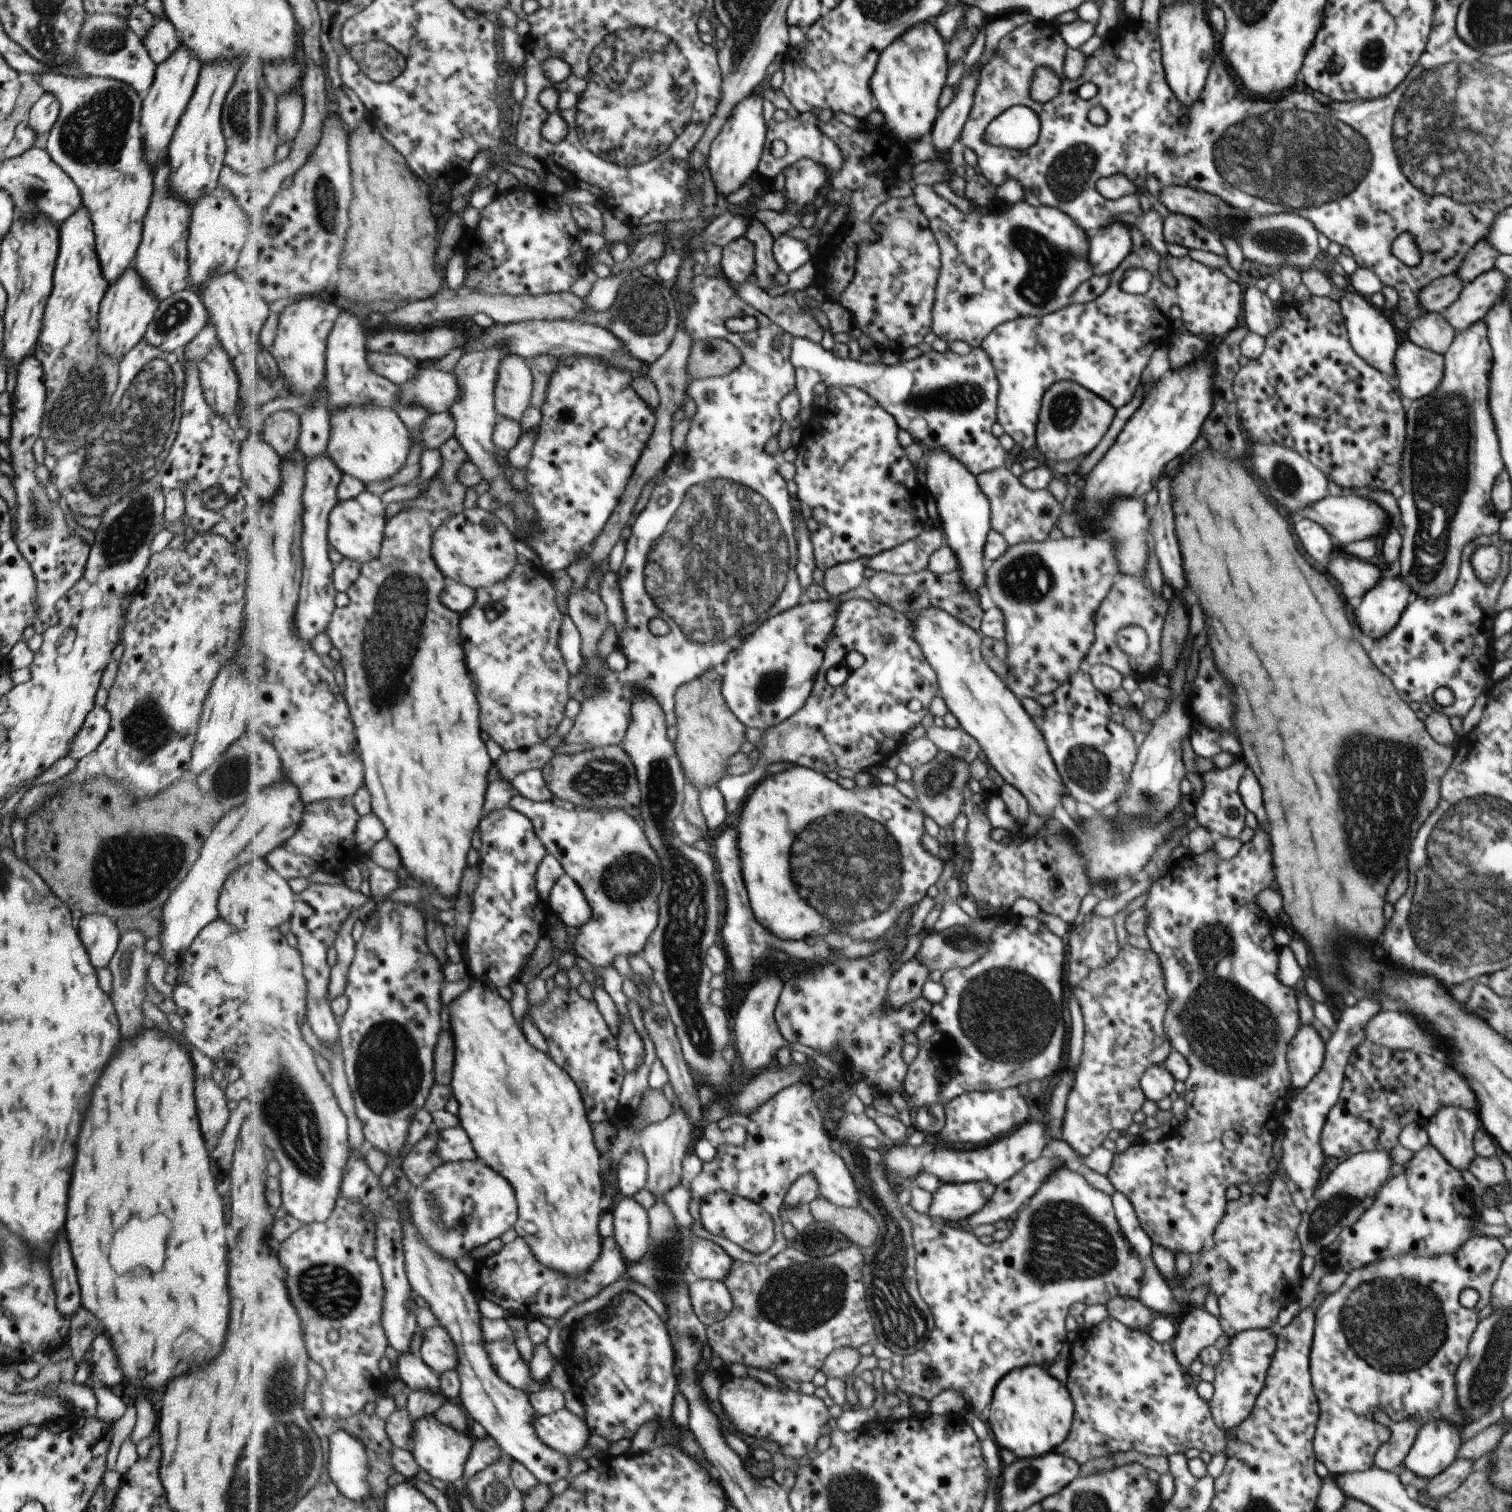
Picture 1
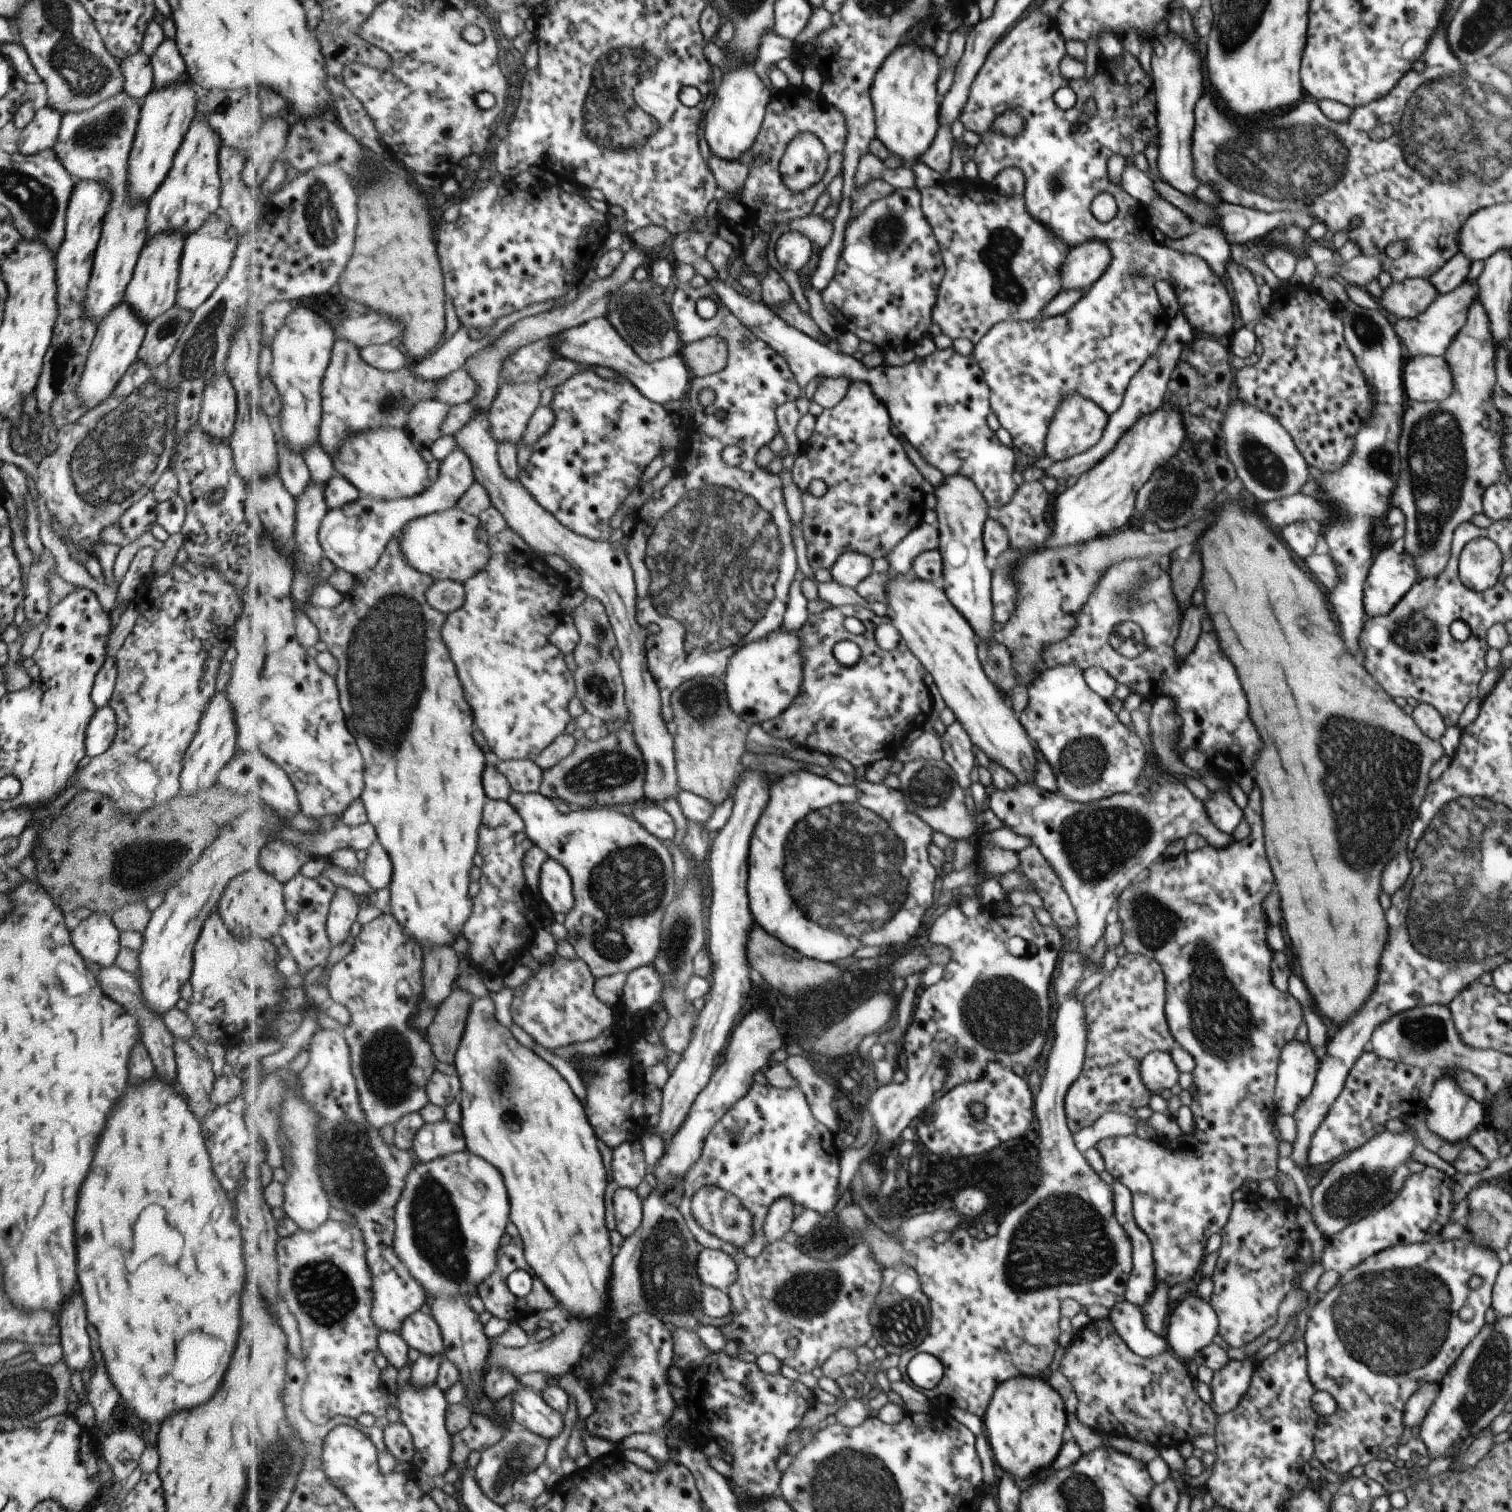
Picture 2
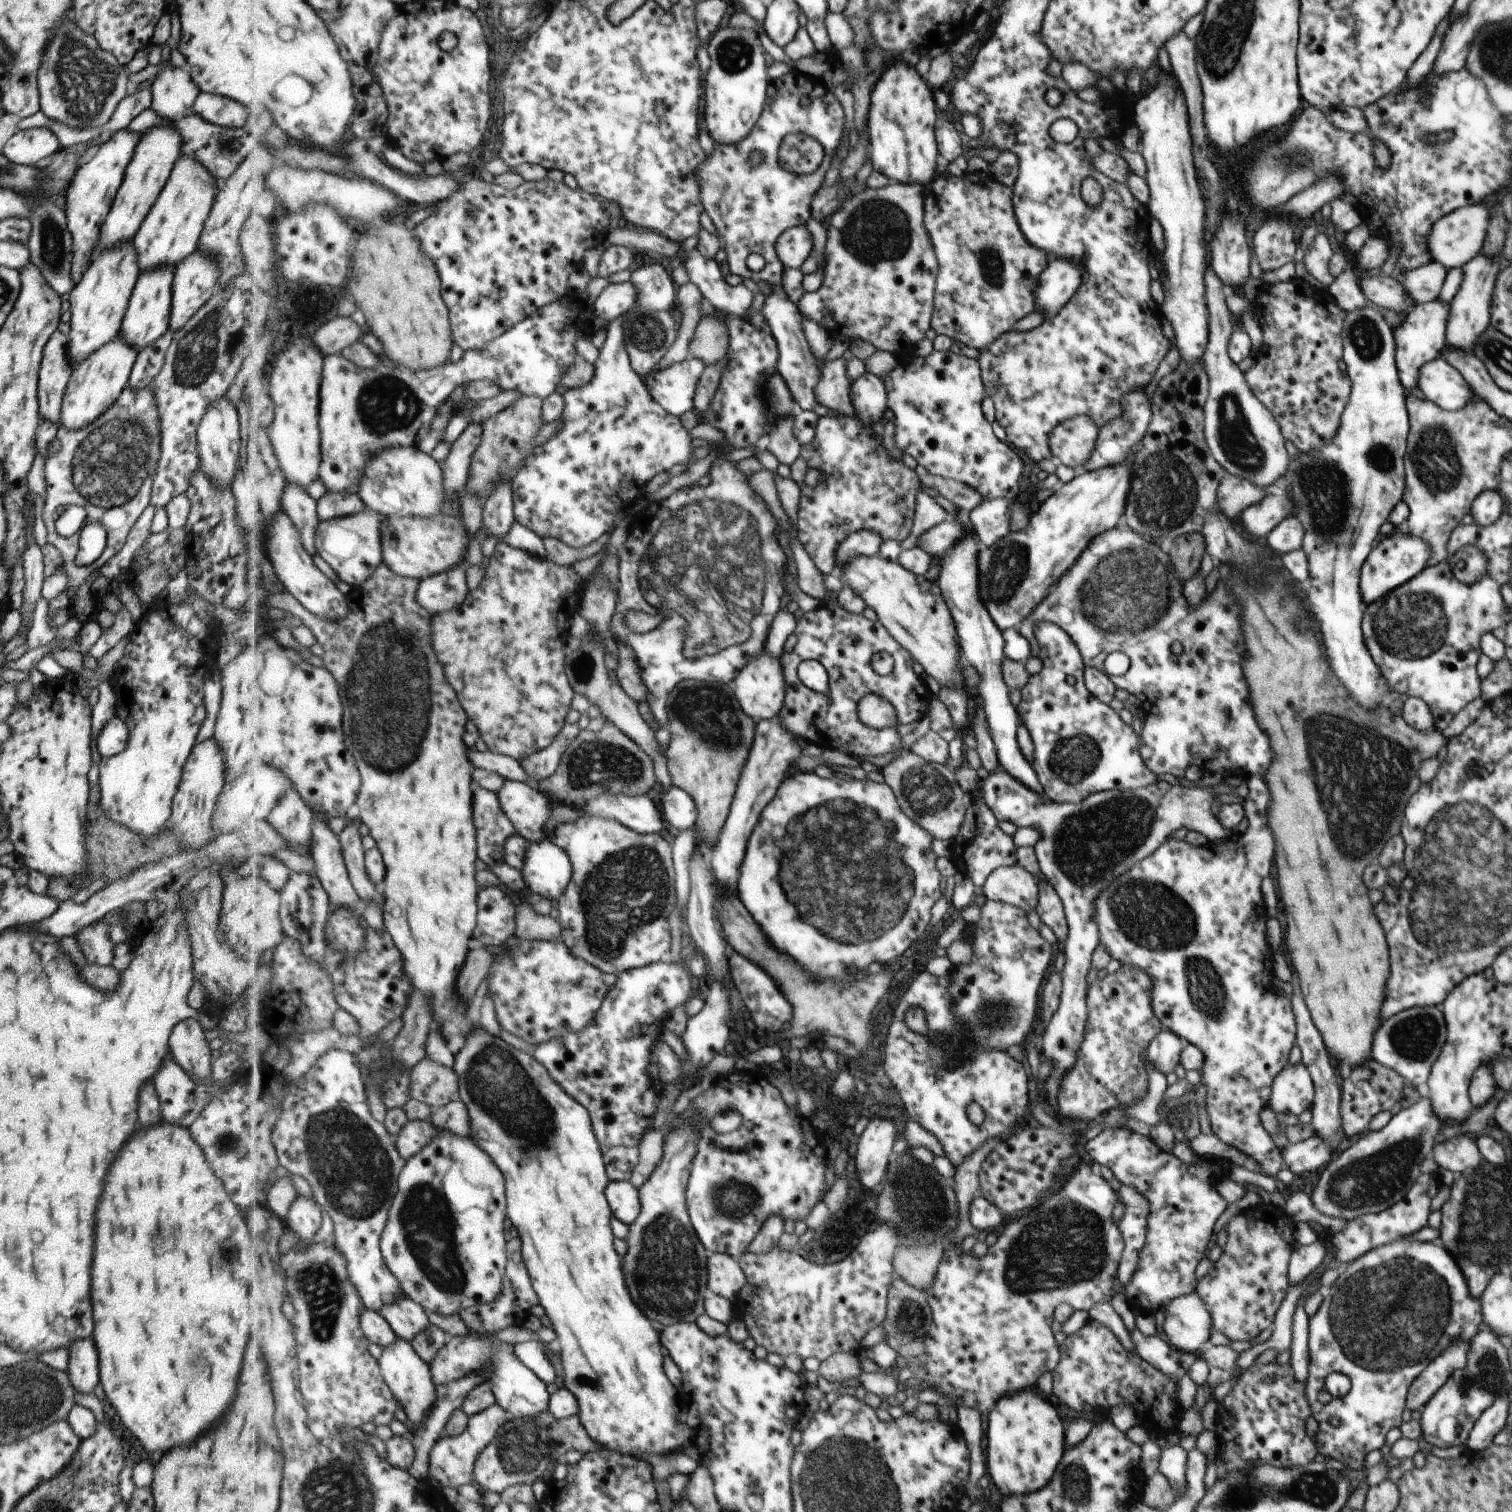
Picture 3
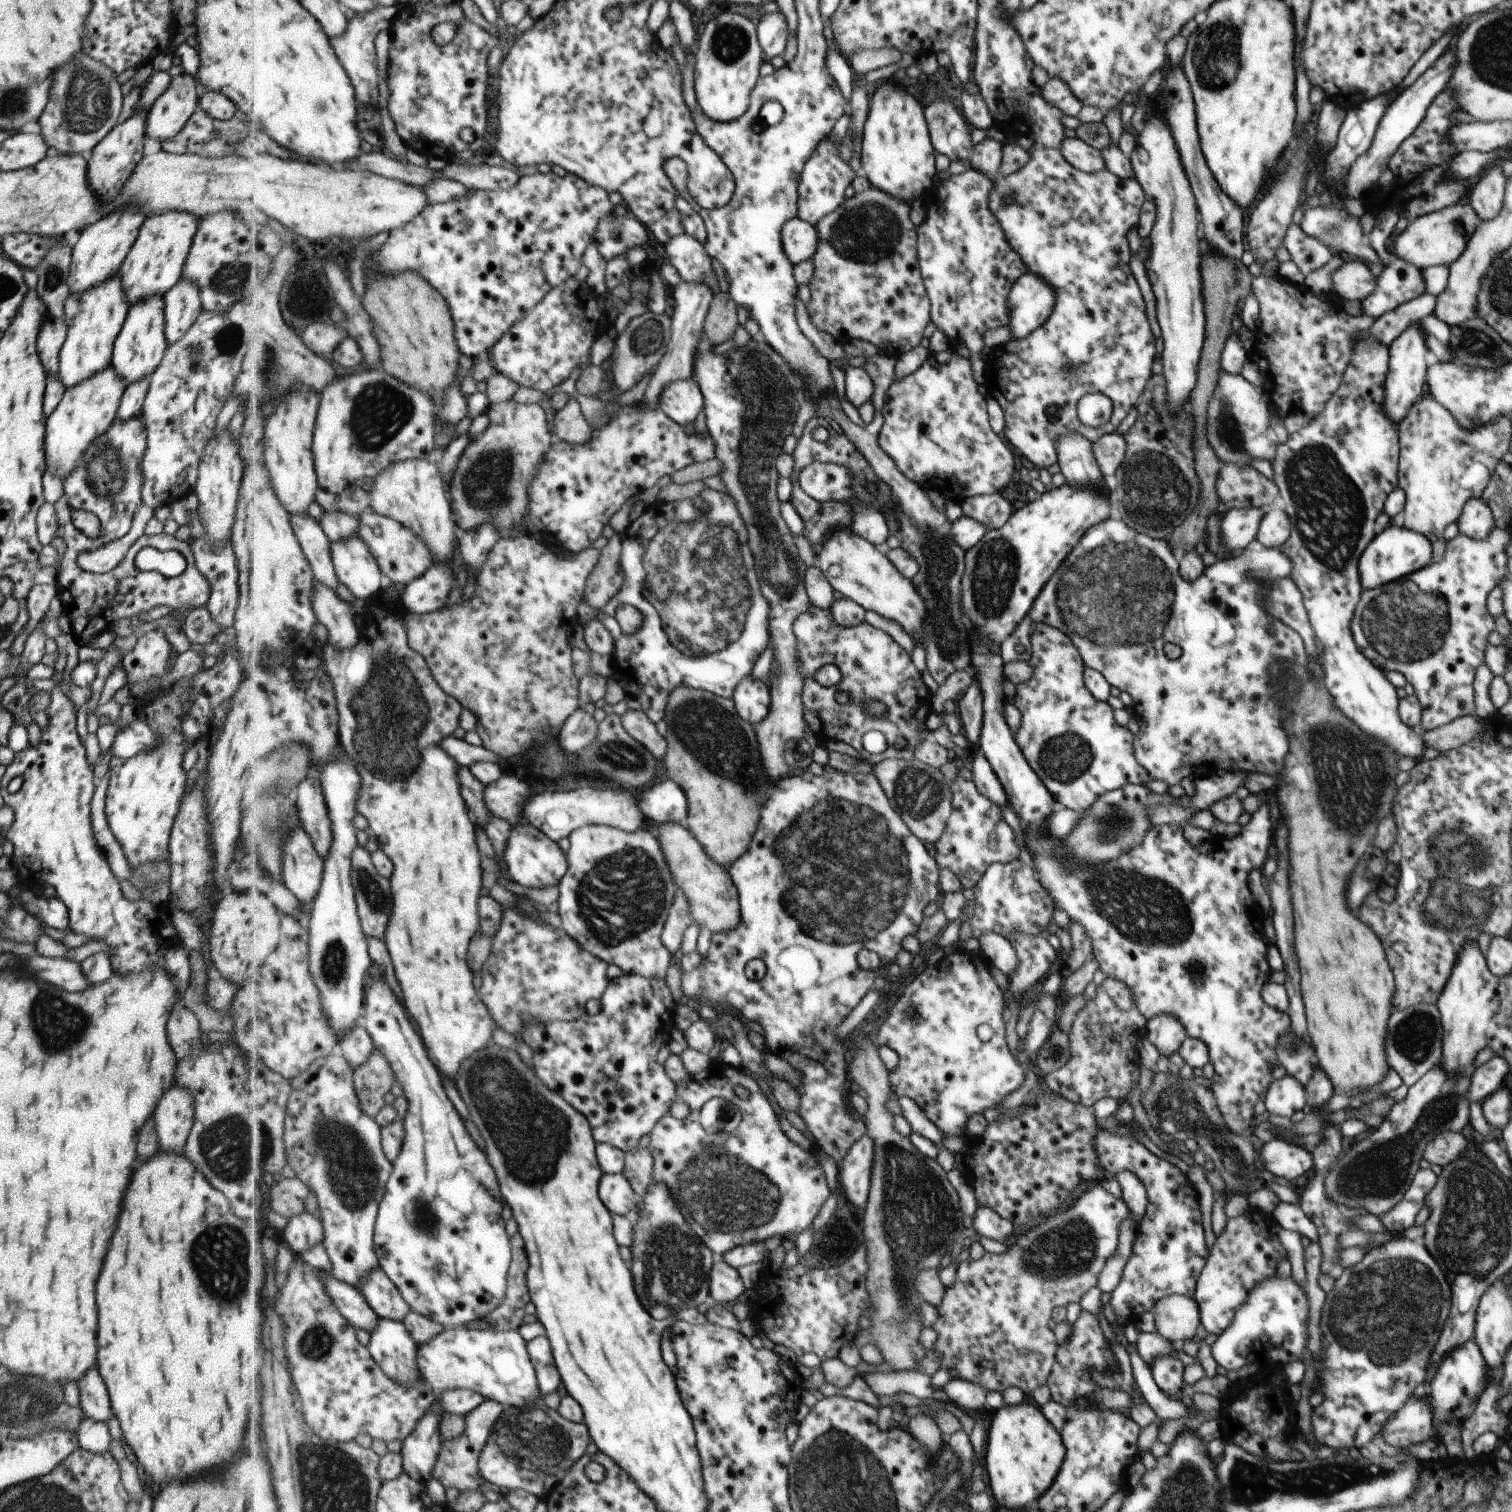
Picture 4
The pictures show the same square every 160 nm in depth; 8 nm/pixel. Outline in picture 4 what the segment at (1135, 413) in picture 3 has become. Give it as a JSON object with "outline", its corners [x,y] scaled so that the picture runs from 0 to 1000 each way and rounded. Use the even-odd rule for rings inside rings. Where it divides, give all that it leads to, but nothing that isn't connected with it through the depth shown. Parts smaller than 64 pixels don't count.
{"outline":[[[738,284],[722,292],[722,299],[724,300],[725,307],[728,309],[729,315],[737,313],[742,306],[744,297],[743,288]]]}

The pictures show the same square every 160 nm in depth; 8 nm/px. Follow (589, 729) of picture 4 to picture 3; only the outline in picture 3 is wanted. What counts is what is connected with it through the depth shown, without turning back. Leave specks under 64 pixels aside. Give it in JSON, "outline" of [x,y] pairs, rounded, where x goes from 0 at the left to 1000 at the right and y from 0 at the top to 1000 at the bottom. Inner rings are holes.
{"outline":[[[374,478],[370,487],[366,489],[366,492],[359,497],[354,497],[349,502],[345,503],[350,513],[354,517],[357,517],[366,513],[370,508],[372,499],[376,497],[376,493],[383,487],[383,480]]]}

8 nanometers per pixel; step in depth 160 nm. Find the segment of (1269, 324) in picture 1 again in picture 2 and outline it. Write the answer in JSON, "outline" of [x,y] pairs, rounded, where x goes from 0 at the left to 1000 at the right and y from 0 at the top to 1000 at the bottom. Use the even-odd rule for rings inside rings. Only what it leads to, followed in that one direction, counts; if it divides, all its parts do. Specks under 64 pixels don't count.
{"outline":[[[815,171],[812,172],[810,175],[810,180],[812,182],[815,190],[815,197],[819,212],[822,213],[823,216],[829,216],[835,208],[833,197],[831,197],[831,189],[830,189],[827,181],[821,175]]]}

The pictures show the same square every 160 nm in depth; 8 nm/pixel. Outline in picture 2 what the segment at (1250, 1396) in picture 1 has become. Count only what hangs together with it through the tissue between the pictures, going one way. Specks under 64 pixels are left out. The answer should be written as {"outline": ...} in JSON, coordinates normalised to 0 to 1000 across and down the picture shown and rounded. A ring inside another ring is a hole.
{"outline":[[[827,898],[823,899],[812,899],[807,907],[802,907],[802,911],[800,914],[801,917],[801,927],[800,927],[802,934],[806,937],[818,930],[821,926],[819,923],[825,921],[826,913],[829,910],[830,905]]]}

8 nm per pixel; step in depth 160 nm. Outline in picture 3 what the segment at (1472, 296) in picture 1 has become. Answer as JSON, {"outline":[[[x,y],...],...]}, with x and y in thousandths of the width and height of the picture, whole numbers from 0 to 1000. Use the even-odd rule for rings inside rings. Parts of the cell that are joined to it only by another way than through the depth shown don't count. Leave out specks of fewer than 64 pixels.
{"outline":[[[949,198],[945,200],[936,201],[934,205],[928,210],[928,212],[921,218],[923,231],[923,241],[929,261],[936,259],[937,248],[940,242],[953,235],[957,228],[956,212],[959,206],[958,200]]]}

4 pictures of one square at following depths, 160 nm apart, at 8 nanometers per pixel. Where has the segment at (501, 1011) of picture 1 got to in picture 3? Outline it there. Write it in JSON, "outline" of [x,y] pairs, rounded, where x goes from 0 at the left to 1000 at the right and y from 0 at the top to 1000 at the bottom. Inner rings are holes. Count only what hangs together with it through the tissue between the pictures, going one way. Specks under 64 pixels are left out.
{"outline":[[[315,677],[315,681],[311,683],[309,685],[307,692],[300,698],[300,706],[304,712],[304,726],[309,731],[312,739],[312,753],[315,757],[318,757],[318,759],[321,759],[321,762],[323,762],[323,765],[326,765],[326,767],[329,767],[329,771],[331,772],[331,775],[334,775],[335,779],[335,771],[337,771],[337,779],[335,779],[335,791],[337,791],[337,806],[339,807],[339,810],[342,811],[342,813],[345,815],[345,820],[346,820],[346,832],[347,836],[350,839],[350,843],[353,845],[353,851],[358,858],[358,862],[362,866],[362,870],[364,872],[364,874],[367,874],[367,880],[372,888],[372,905],[374,905],[374,915],[375,918],[383,925],[384,929],[384,939],[387,939],[387,944],[390,944],[390,947],[392,947],[392,952],[395,952],[396,955],[401,956],[401,958],[408,958],[411,962],[440,962],[444,959],[448,959],[450,956],[453,956],[453,954],[456,952],[456,944],[453,942],[449,940],[449,927],[448,927],[448,919],[444,915],[444,913],[441,911],[440,906],[438,906],[438,896],[437,896],[437,884],[436,881],[432,878],[431,873],[421,865],[421,862],[419,861],[415,848],[413,848],[413,841],[412,841],[412,836],[411,836],[411,831],[407,827],[407,816],[404,813],[404,807],[407,802],[405,801],[405,797],[403,796],[401,787],[404,782],[402,777],[402,771],[399,767],[399,761],[397,759],[397,755],[395,754],[394,746],[392,745],[392,739],[387,731],[380,728],[372,718],[370,717],[362,708],[362,706],[358,704],[354,698],[350,698],[346,694],[335,690],[333,687],[325,685]]]}

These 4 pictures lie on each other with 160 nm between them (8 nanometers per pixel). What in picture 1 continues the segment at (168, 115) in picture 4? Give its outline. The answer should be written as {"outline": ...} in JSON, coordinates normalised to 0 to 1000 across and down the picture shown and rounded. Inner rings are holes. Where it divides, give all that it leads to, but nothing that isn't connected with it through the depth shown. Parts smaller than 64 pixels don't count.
{"outline":[[[109,11],[101,12],[100,18],[95,24],[94,28],[103,42],[105,42],[119,29],[116,20]]]}

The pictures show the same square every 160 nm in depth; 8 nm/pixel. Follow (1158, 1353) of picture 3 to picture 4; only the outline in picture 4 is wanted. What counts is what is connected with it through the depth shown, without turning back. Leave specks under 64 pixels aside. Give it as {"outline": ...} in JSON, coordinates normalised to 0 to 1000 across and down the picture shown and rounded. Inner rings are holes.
{"outline":[[[776,896],[763,898],[761,901],[761,907],[767,919],[769,919],[773,925],[779,921],[779,919],[782,917],[782,907],[783,903]]]}

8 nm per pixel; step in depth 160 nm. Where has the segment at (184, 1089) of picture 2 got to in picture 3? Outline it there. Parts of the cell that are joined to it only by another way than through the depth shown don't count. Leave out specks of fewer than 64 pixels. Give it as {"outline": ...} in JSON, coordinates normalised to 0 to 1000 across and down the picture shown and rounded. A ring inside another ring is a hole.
{"outline":[[[130,673],[118,675],[111,685],[112,700],[126,712],[139,713],[140,705],[138,689],[134,687],[134,679]]]}

